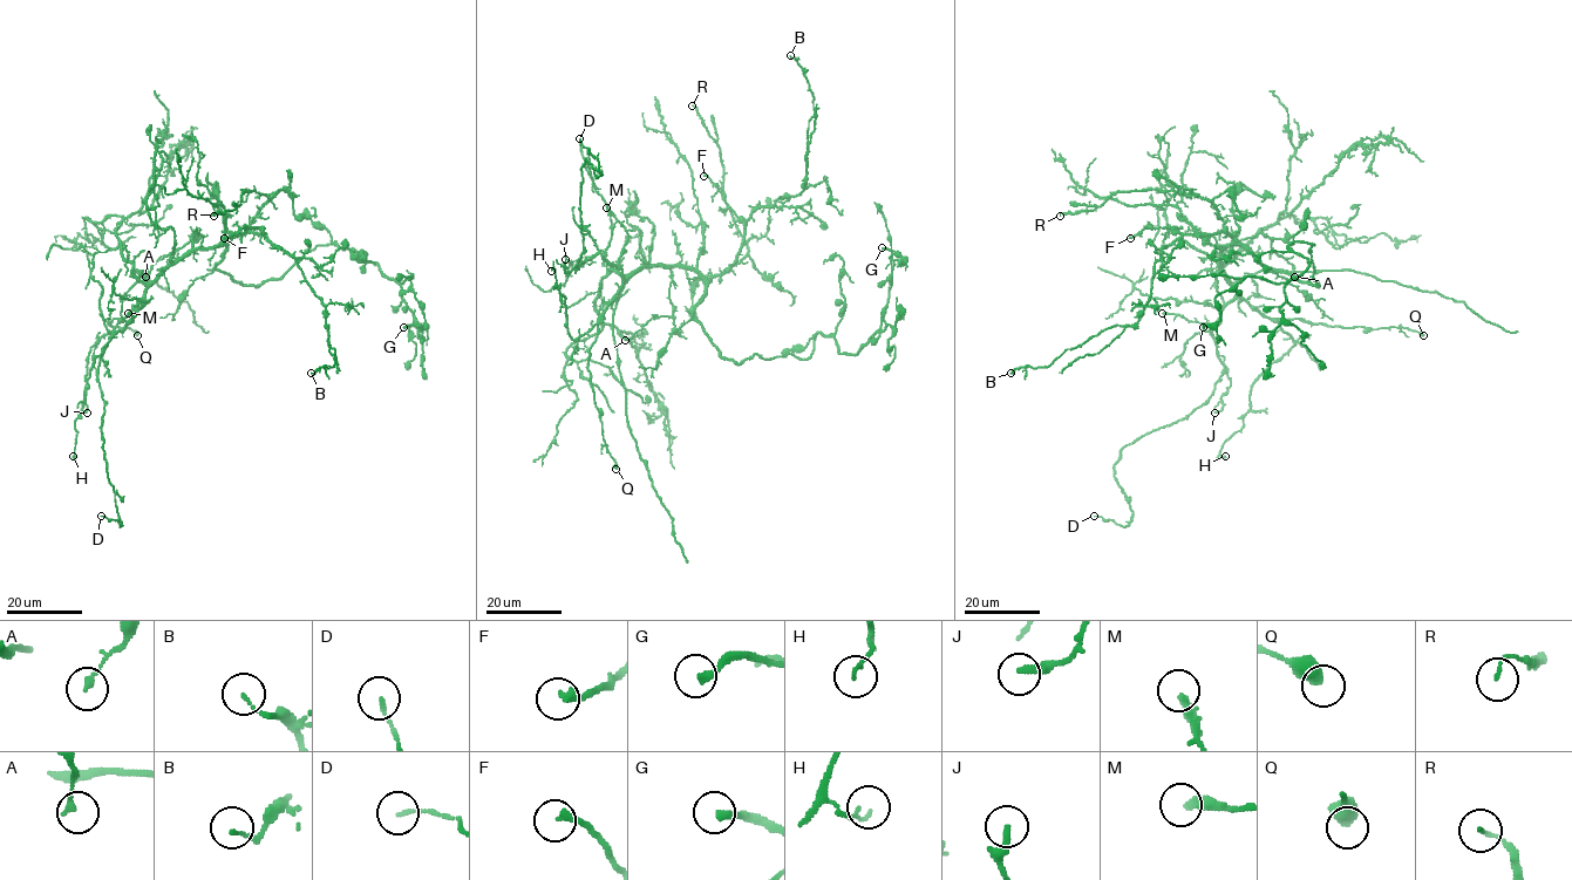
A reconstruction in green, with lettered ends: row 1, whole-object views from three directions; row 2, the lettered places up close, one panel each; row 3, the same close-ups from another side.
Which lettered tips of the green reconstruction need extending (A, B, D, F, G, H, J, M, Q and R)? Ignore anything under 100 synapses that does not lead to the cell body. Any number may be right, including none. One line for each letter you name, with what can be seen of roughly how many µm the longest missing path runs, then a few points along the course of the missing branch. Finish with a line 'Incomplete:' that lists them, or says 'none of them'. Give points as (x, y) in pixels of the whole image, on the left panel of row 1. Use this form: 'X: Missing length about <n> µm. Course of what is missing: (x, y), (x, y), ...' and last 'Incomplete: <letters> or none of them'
Incomplete: none of them

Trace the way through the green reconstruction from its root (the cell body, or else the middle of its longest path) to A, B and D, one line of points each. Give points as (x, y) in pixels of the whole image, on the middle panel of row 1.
A: (700, 275), (693, 271), (672, 266), (672, 314), (653, 318), (625, 340)
B: (700, 275), (722, 274), (734, 263), (746, 220), (754, 211), (804, 188), (814, 95), (804, 69), (790, 55)
D: (700, 275), (644, 266), (625, 280), (600, 253), (577, 267), (585, 159), (600, 175), (579, 138)

